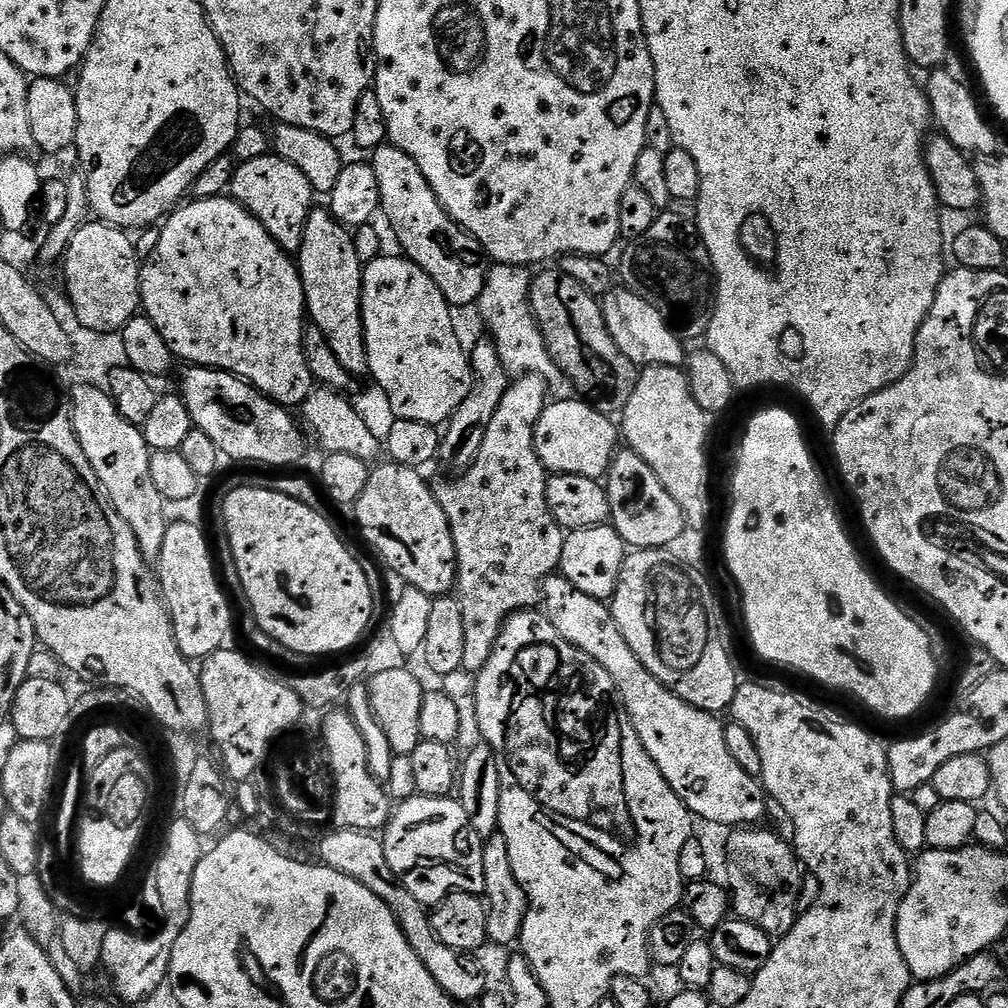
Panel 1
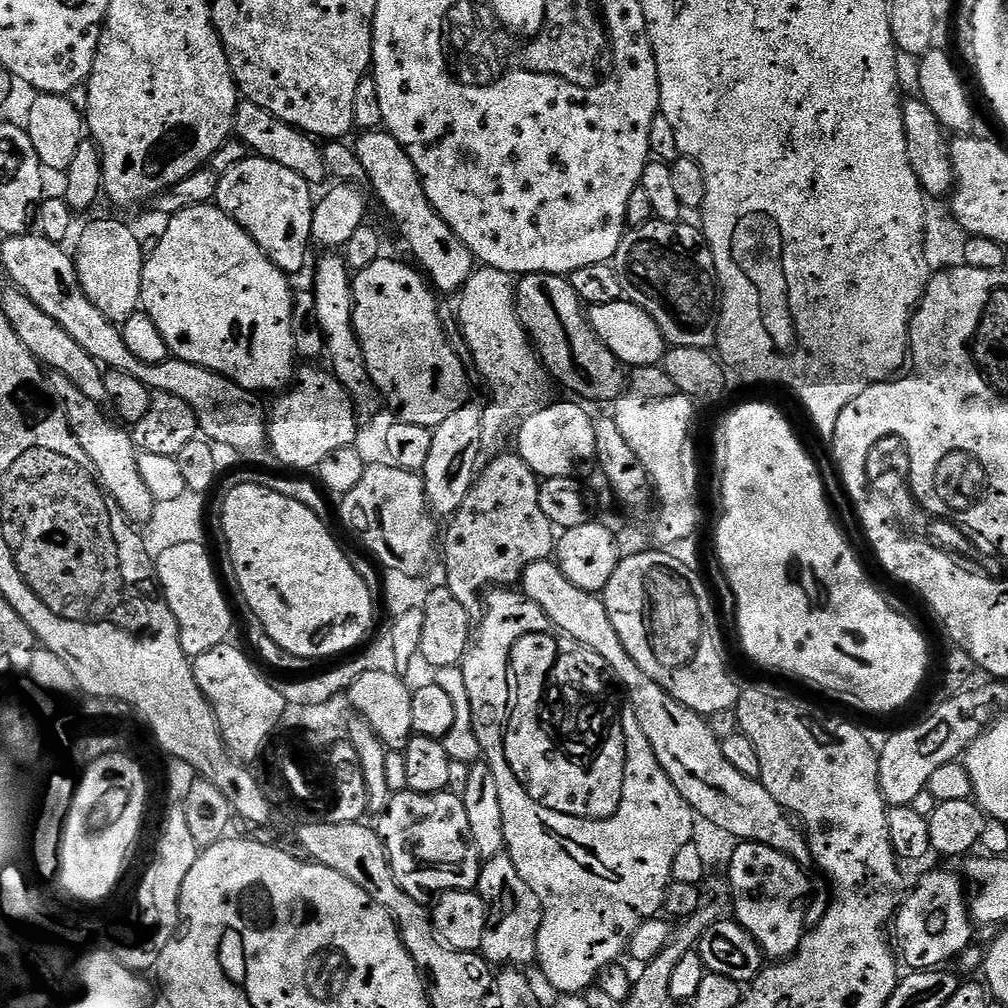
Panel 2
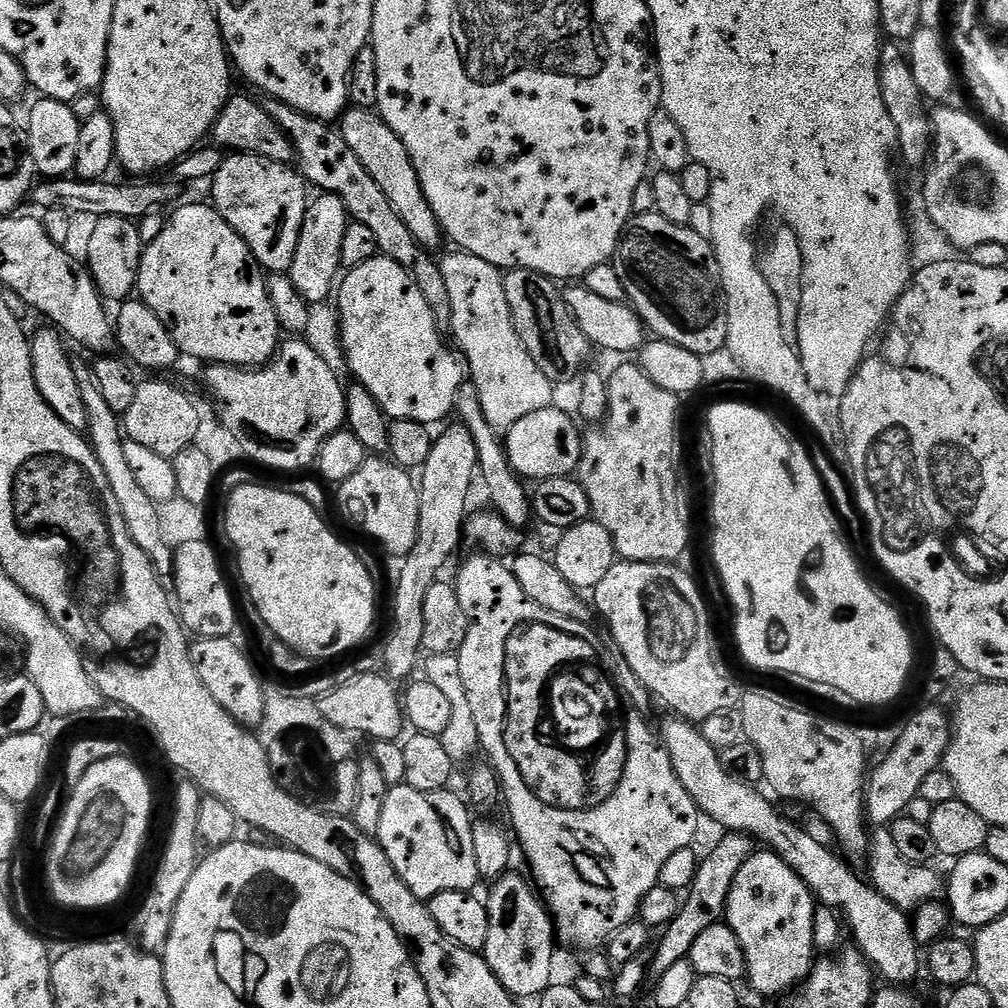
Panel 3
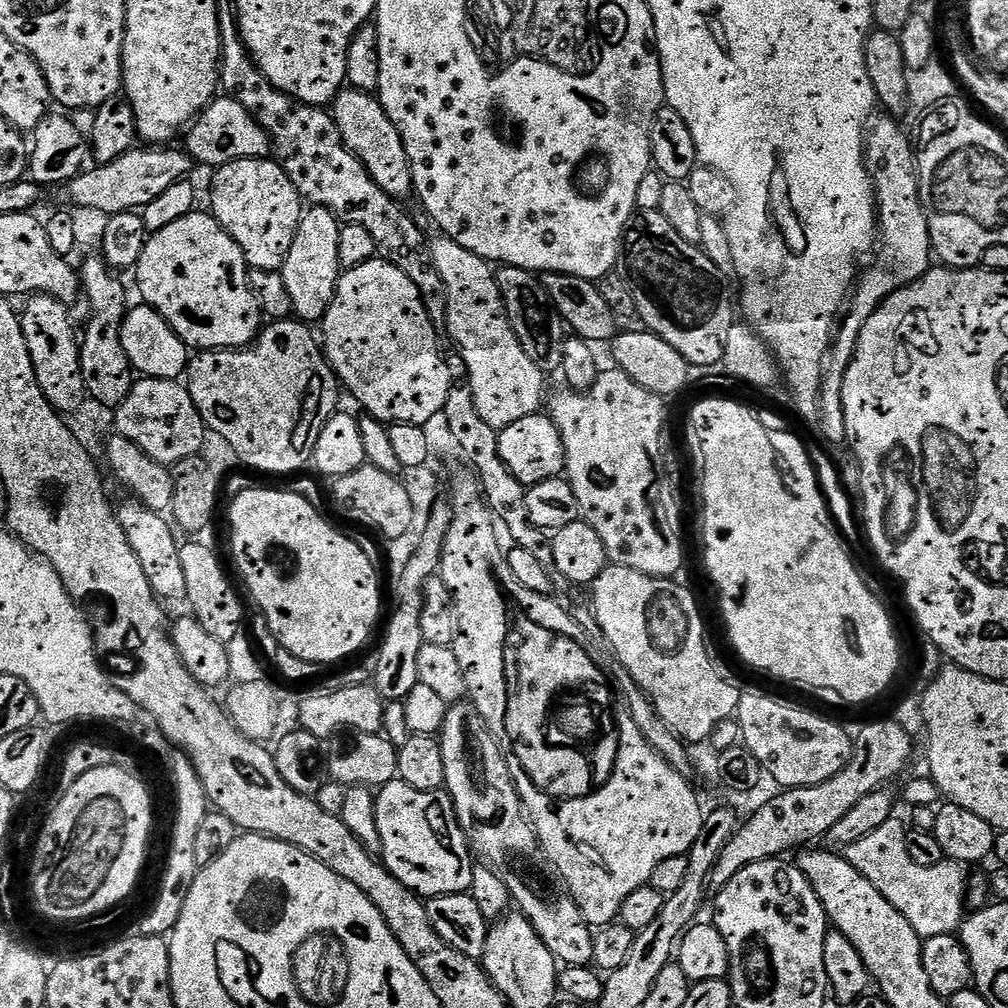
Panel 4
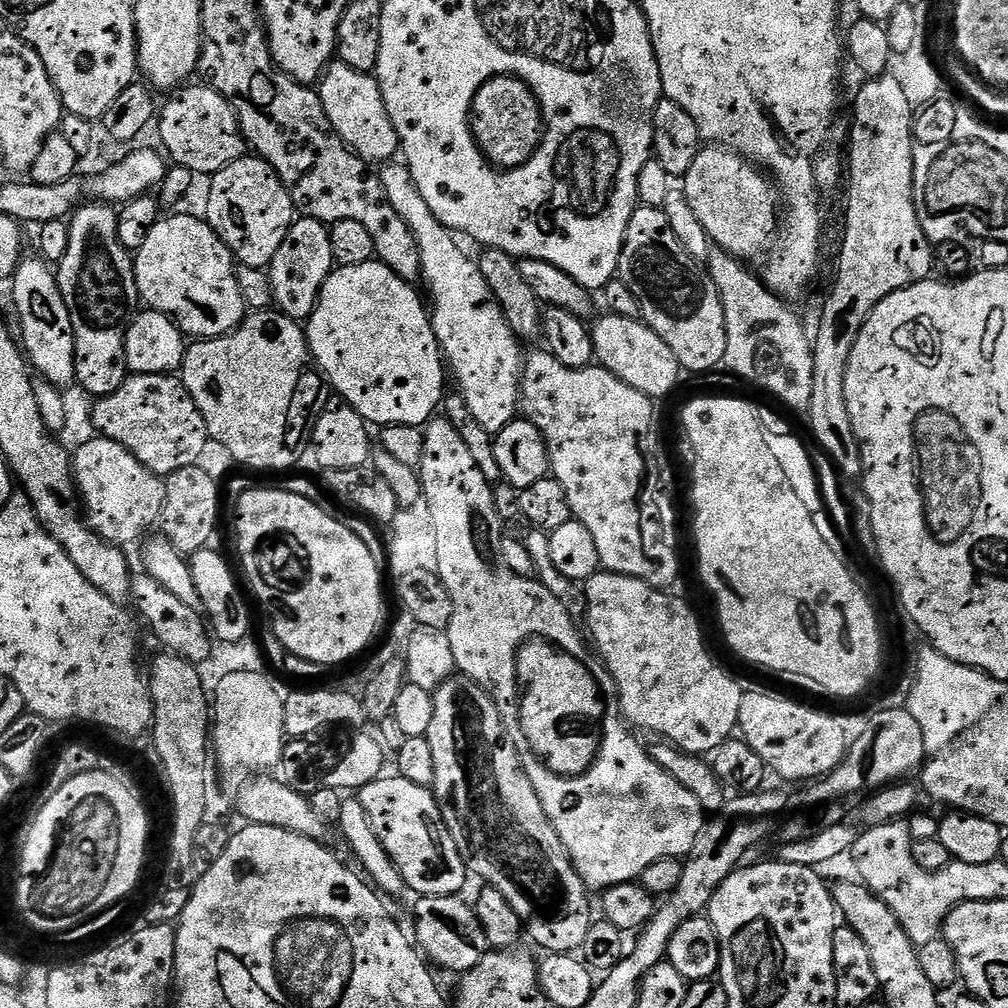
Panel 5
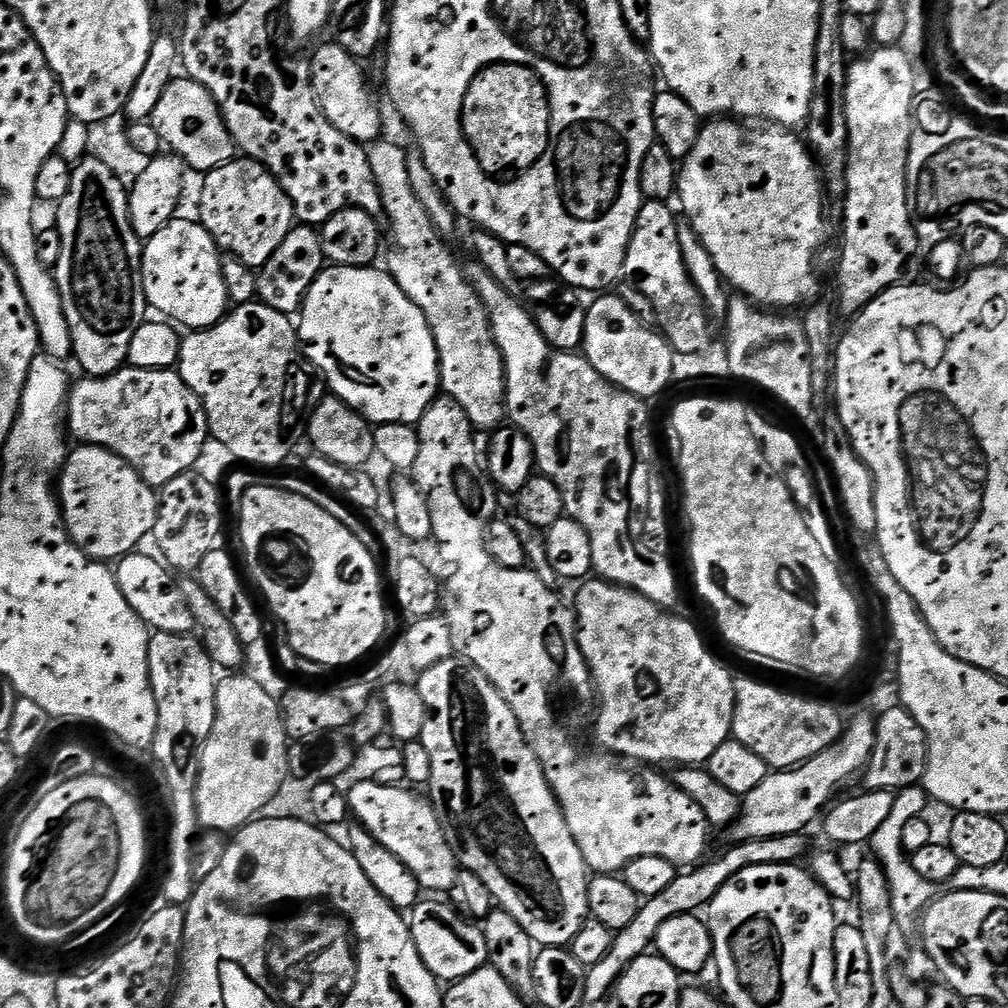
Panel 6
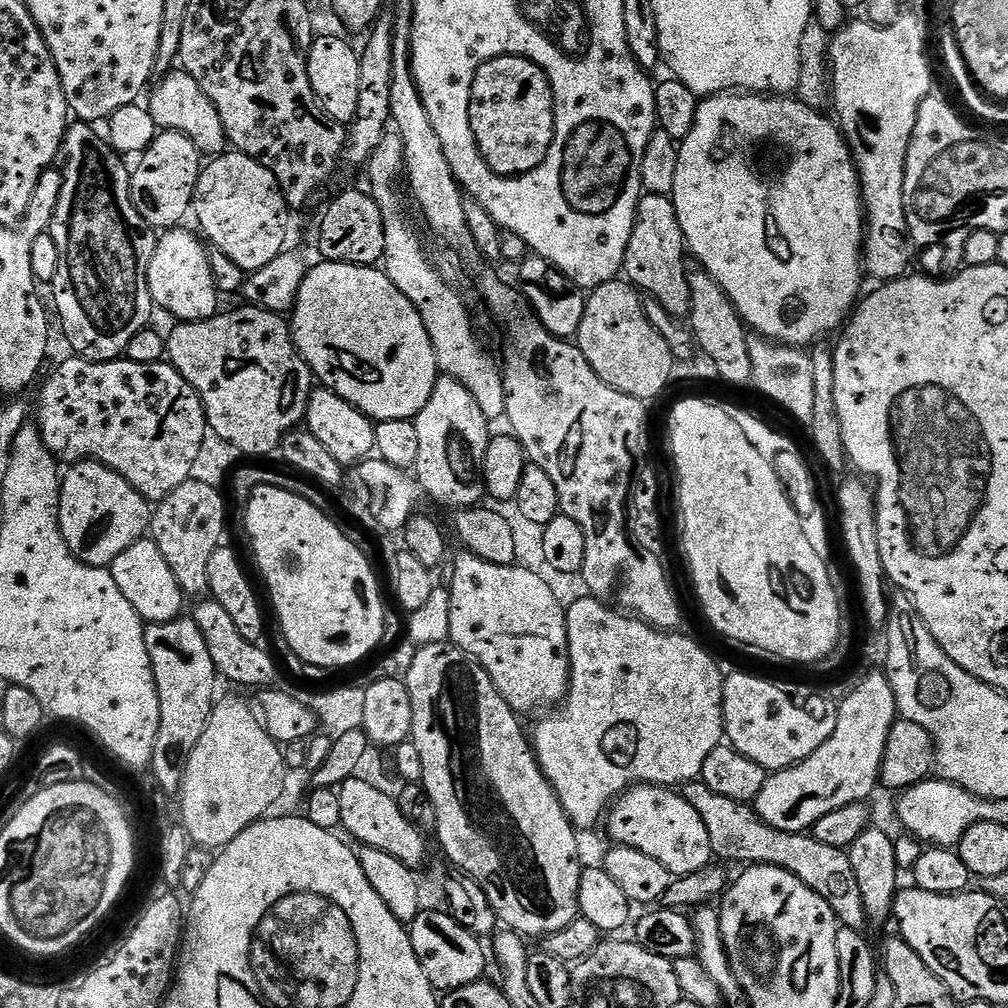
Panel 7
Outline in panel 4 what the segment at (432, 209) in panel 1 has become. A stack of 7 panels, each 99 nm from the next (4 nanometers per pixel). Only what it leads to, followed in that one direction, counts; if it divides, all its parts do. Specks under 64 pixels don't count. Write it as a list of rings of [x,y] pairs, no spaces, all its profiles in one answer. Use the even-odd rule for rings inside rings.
[[[345,87],[332,101],[330,111],[342,134],[342,142],[366,166],[370,178],[374,178],[374,182],[378,182],[386,194],[397,198],[411,197],[414,189],[410,158],[406,158],[406,146],[402,146],[402,138],[379,99],[373,93]]]

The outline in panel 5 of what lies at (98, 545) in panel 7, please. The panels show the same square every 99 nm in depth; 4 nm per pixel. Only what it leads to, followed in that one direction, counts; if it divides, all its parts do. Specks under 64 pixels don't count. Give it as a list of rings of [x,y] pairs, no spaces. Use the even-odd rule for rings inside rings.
[[[99,434],[93,437],[72,456],[83,519],[107,544],[125,546],[143,541],[149,535],[148,527],[153,527],[162,514],[165,481],[142,466],[126,446]]]

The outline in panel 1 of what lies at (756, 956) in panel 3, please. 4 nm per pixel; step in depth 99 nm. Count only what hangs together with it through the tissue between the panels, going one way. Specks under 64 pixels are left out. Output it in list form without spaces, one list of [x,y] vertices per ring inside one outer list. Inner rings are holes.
[[[740,826],[729,836],[732,837],[728,840],[726,884],[730,889],[730,904],[735,915],[760,927],[768,937],[783,938],[796,925],[801,911],[802,865],[793,845],[789,841],[788,845],[778,833],[767,832],[764,826]]]

